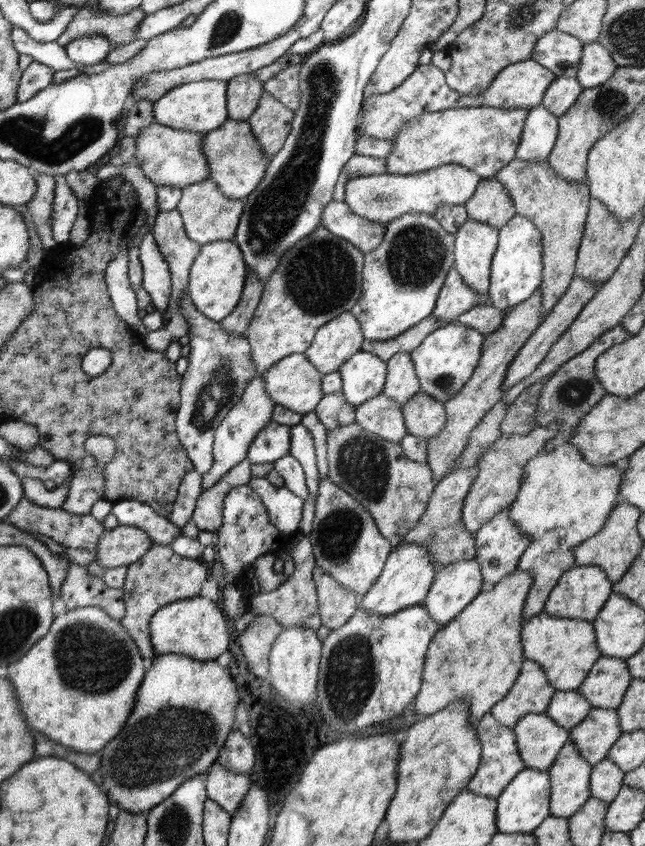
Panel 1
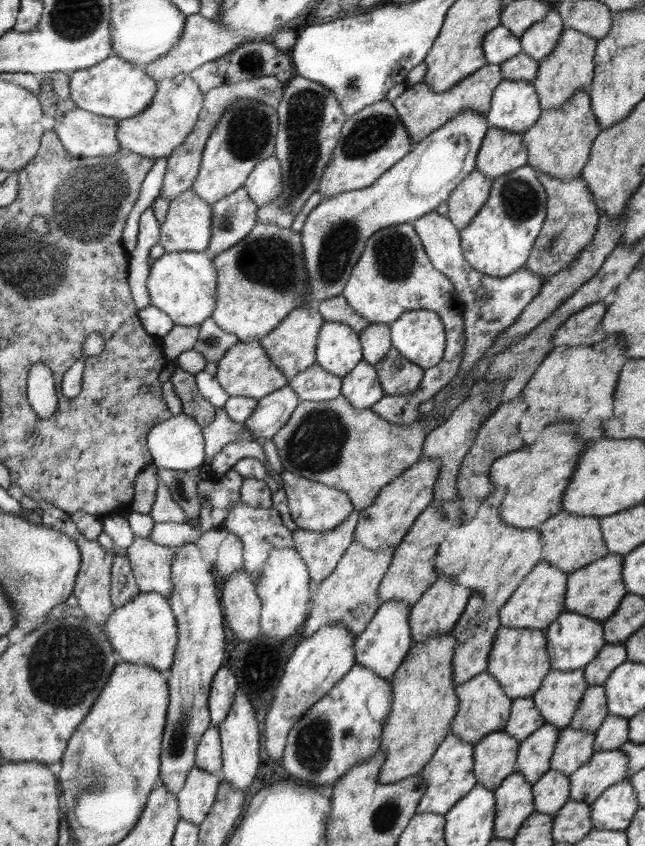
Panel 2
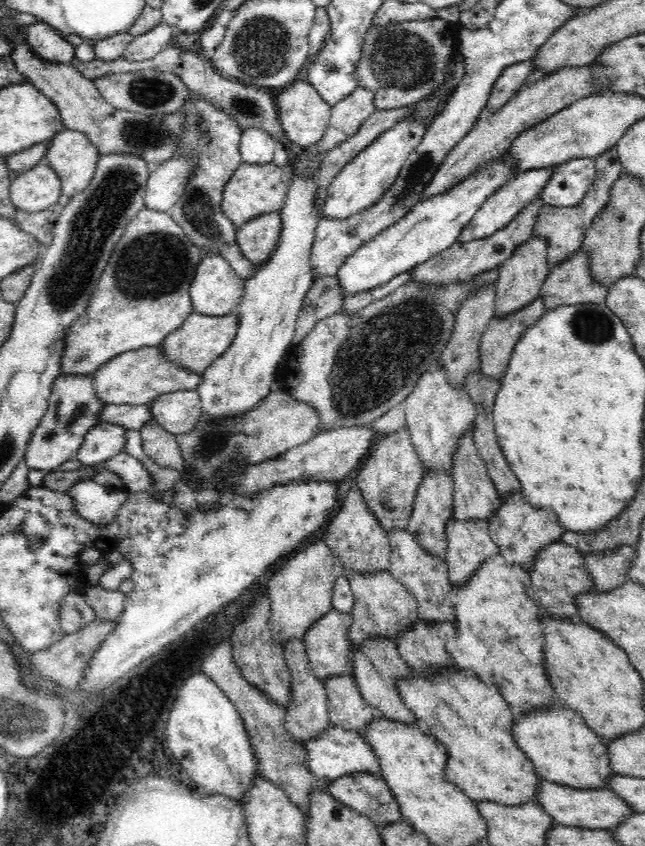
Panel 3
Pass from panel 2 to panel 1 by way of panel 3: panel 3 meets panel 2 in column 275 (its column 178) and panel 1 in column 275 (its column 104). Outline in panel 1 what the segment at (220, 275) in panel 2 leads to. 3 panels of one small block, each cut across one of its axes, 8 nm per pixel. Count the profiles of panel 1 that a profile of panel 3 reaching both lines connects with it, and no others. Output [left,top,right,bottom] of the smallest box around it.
[246,226,363,373]

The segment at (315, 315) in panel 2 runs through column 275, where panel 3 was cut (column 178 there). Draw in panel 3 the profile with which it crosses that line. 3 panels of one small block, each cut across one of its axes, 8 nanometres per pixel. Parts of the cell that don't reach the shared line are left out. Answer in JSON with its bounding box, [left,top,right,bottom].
[157,312,240,375]

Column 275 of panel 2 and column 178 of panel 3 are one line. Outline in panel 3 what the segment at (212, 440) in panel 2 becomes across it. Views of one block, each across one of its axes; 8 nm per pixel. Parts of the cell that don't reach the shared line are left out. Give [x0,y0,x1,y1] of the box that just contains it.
[140,420,184,472]

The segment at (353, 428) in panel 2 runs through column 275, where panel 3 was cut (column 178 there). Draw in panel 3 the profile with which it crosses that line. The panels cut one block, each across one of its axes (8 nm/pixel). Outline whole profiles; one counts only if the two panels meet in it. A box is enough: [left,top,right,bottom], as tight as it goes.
[176,388,320,470]

